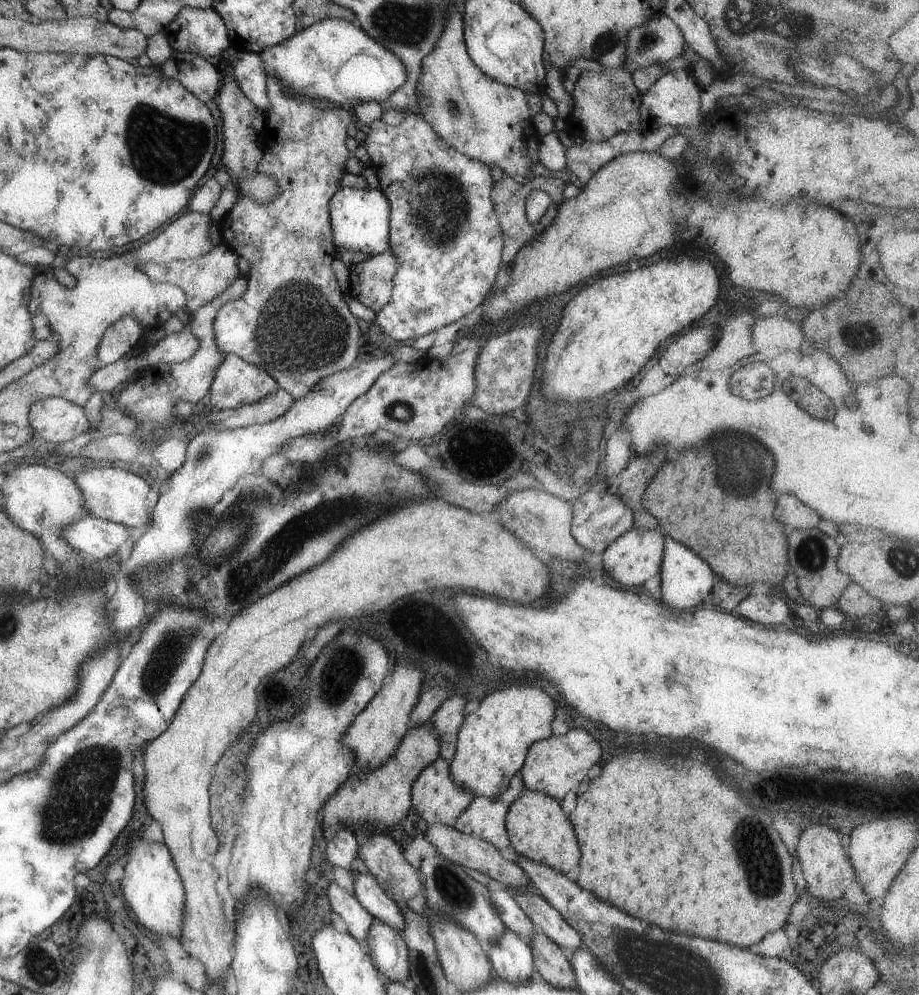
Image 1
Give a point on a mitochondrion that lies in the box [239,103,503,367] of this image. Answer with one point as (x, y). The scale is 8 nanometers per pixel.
(452, 218)

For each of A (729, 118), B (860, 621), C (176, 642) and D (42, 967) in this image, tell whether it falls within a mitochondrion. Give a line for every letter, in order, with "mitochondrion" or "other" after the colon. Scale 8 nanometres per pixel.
A: other
B: other
C: mitochondrion
D: mitochondrion

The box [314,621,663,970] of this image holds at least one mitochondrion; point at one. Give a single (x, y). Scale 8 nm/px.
(456, 893)

